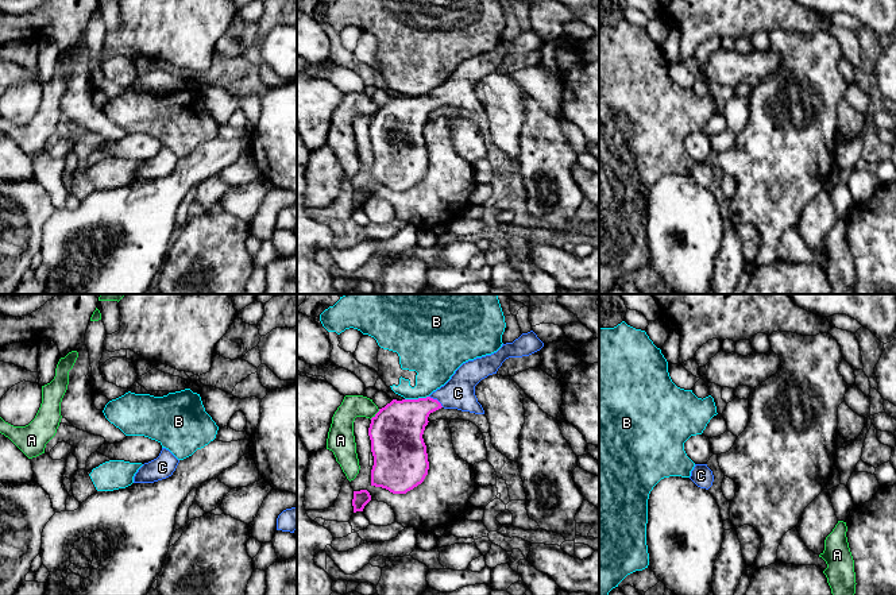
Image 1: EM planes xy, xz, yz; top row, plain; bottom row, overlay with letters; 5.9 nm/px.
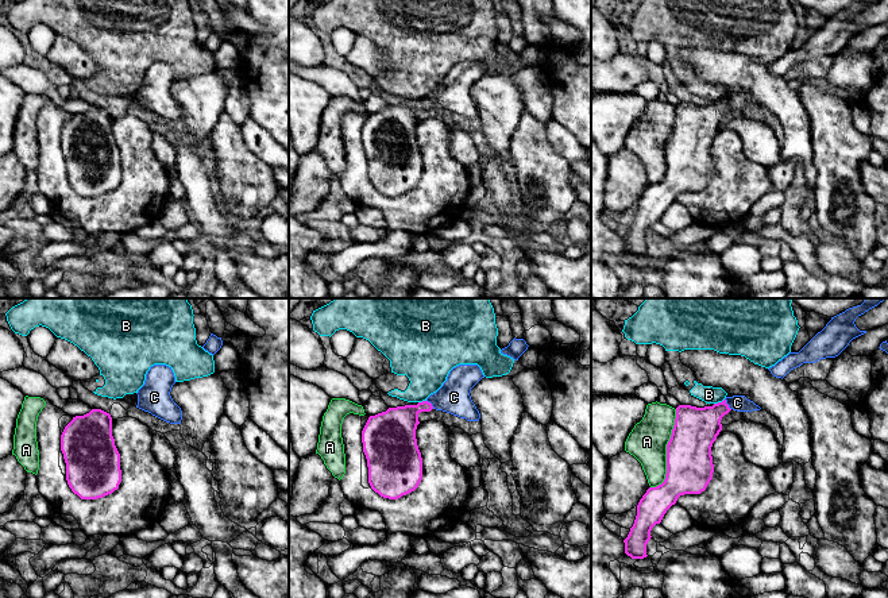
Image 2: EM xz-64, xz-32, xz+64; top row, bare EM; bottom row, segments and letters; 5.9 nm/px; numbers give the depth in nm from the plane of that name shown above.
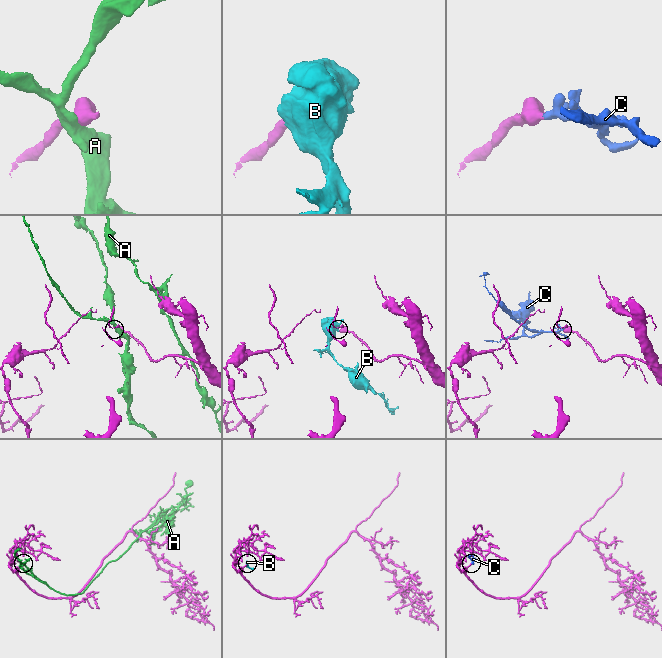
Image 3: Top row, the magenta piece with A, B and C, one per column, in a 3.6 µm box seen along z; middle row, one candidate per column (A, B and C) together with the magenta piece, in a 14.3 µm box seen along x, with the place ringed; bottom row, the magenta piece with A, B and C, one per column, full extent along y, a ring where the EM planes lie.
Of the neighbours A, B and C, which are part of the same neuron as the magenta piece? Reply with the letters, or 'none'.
C

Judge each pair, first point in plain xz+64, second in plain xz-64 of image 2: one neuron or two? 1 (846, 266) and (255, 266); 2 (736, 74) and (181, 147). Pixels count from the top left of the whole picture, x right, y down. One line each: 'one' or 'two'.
1: one
2: two

